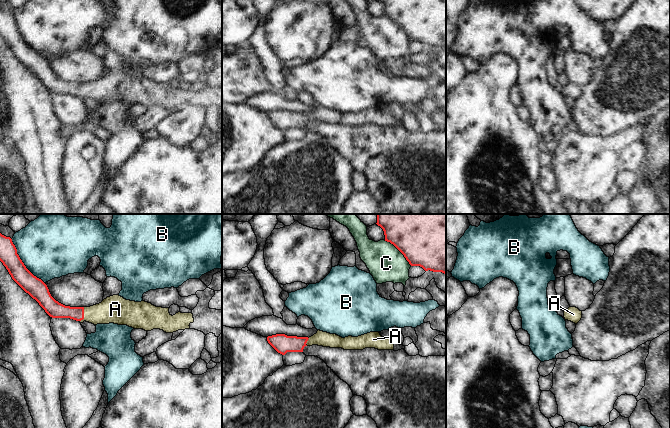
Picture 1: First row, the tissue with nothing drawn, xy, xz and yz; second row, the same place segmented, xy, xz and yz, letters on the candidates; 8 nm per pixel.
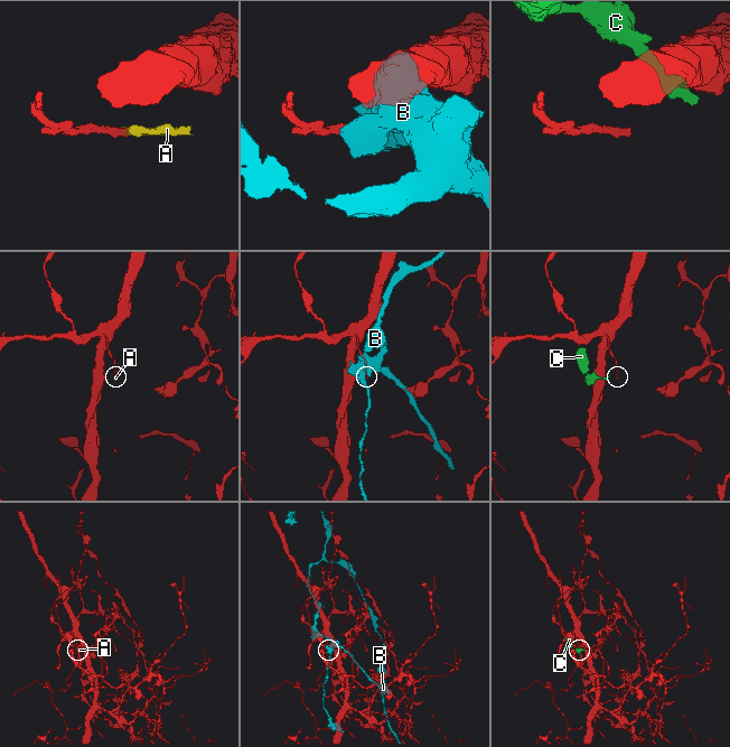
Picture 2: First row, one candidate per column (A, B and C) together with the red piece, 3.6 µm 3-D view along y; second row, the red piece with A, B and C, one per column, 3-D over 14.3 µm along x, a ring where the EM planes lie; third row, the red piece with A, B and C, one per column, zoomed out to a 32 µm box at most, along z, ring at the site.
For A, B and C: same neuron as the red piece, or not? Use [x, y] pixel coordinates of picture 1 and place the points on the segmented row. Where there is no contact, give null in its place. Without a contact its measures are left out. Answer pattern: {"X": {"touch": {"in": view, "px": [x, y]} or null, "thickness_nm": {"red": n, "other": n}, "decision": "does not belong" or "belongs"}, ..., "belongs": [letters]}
{"A": {"touch": {"in": "xy", "px": [83, 315]}, "thickness_nm": {"red": 140, "other": 220}, "decision": "belongs"}, "B": {"touch": {"in": "xy", "px": [22, 262]}, "thickness_nm": {"red": 160, "other": 480}, "decision": "does not belong"}, "C": {"touch": {"in": "xz", "px": [399, 250]}, "thickness_nm": {"red": 500, "other": 300}, "decision": "does not belong"}, "belongs": ["A"]}

